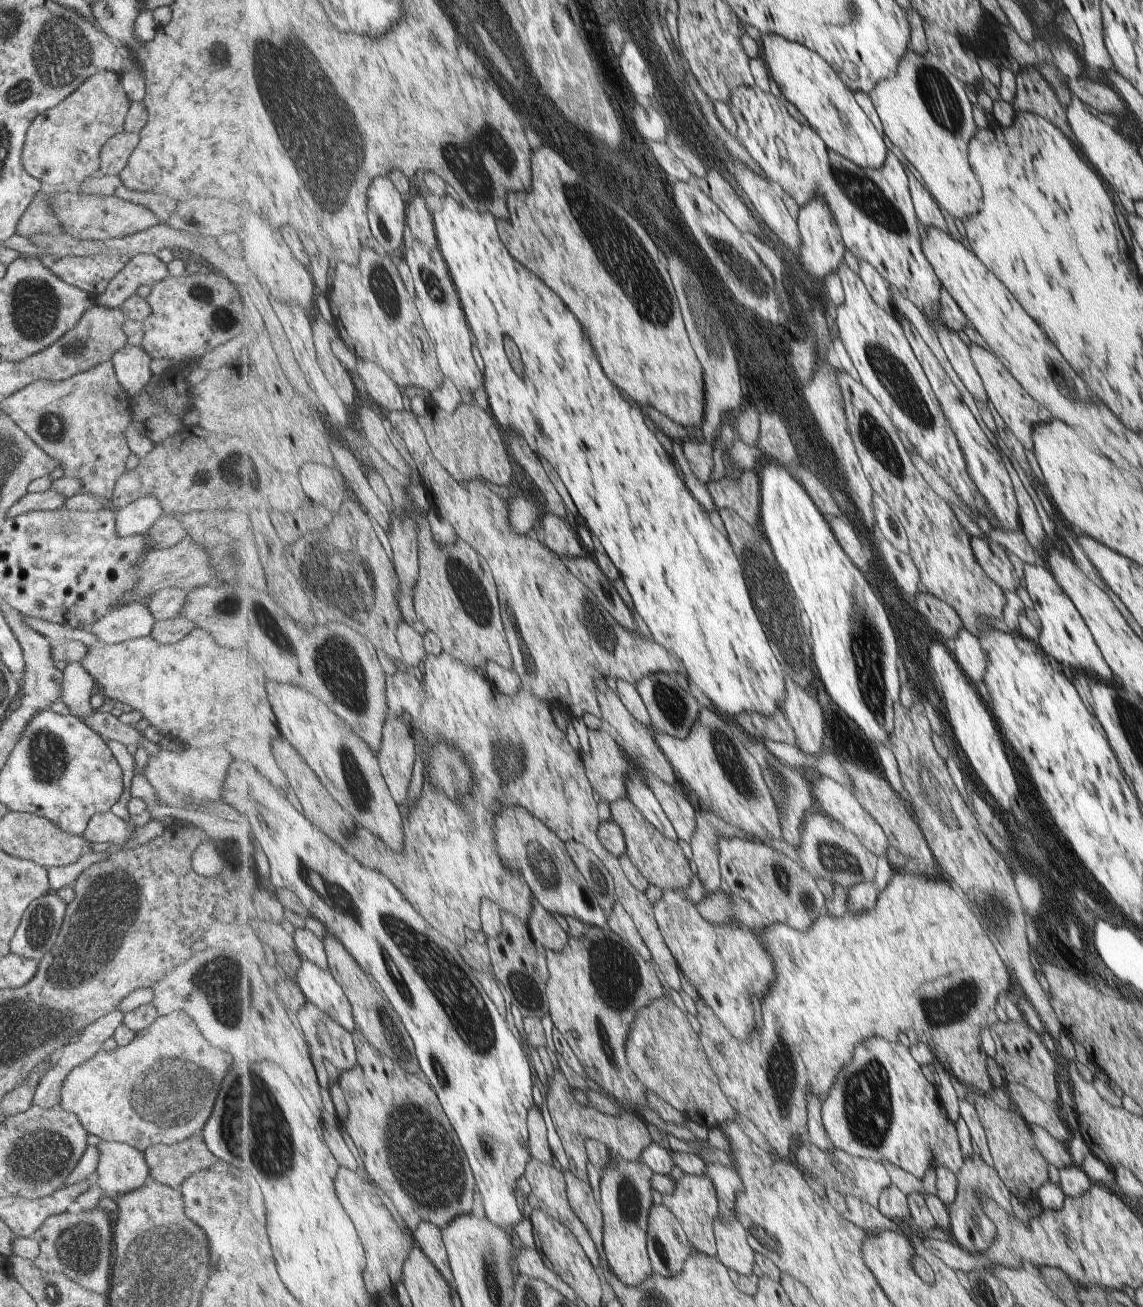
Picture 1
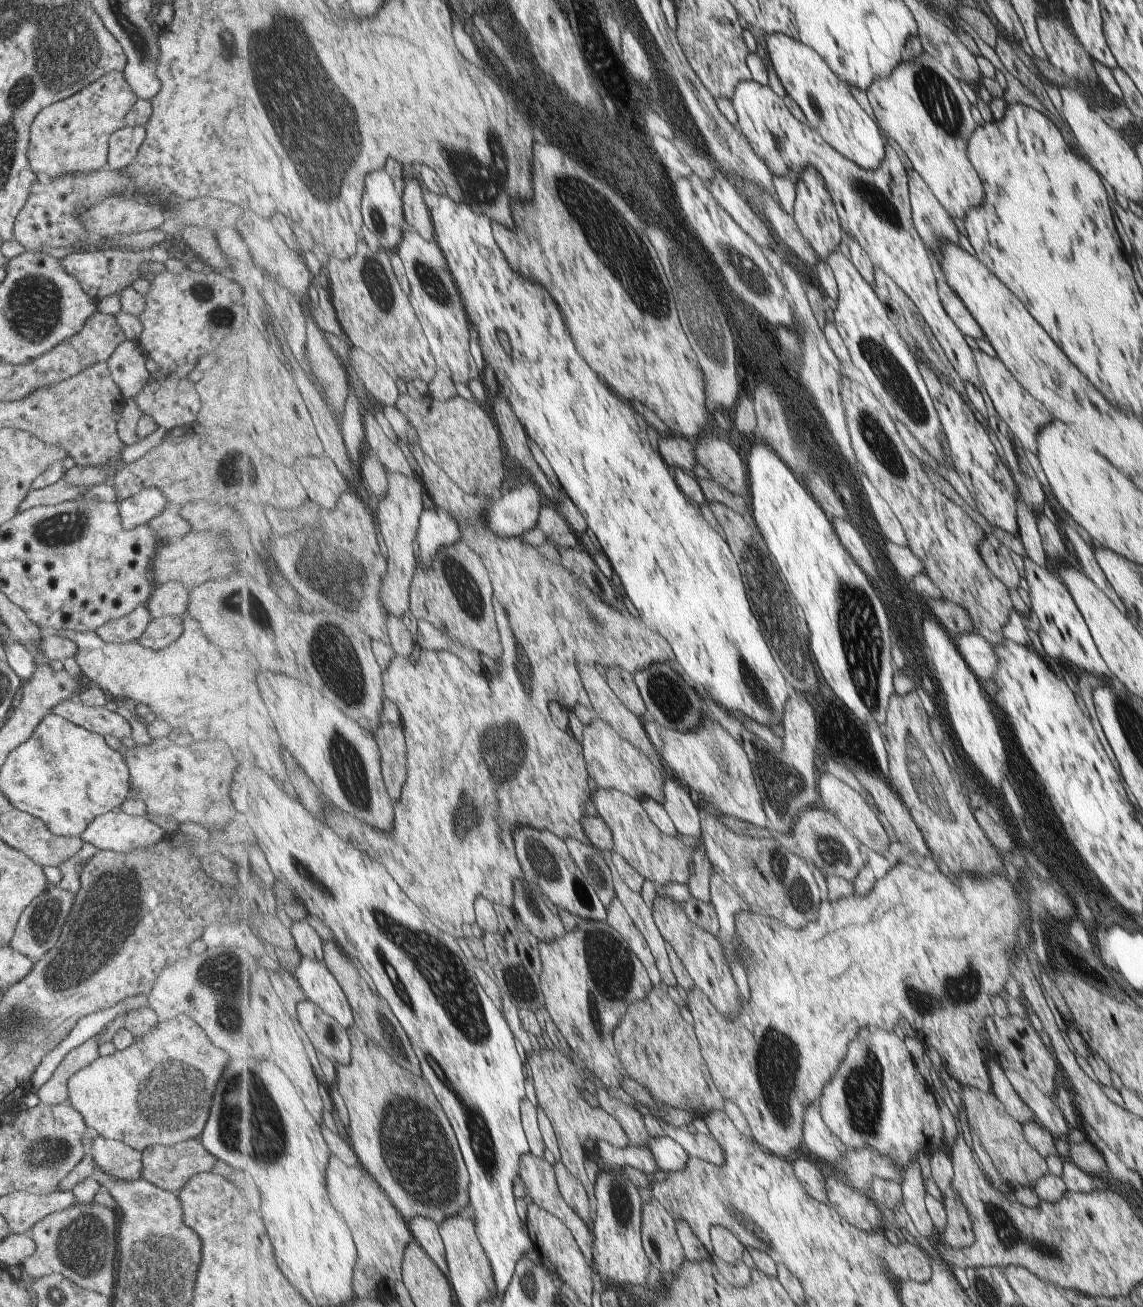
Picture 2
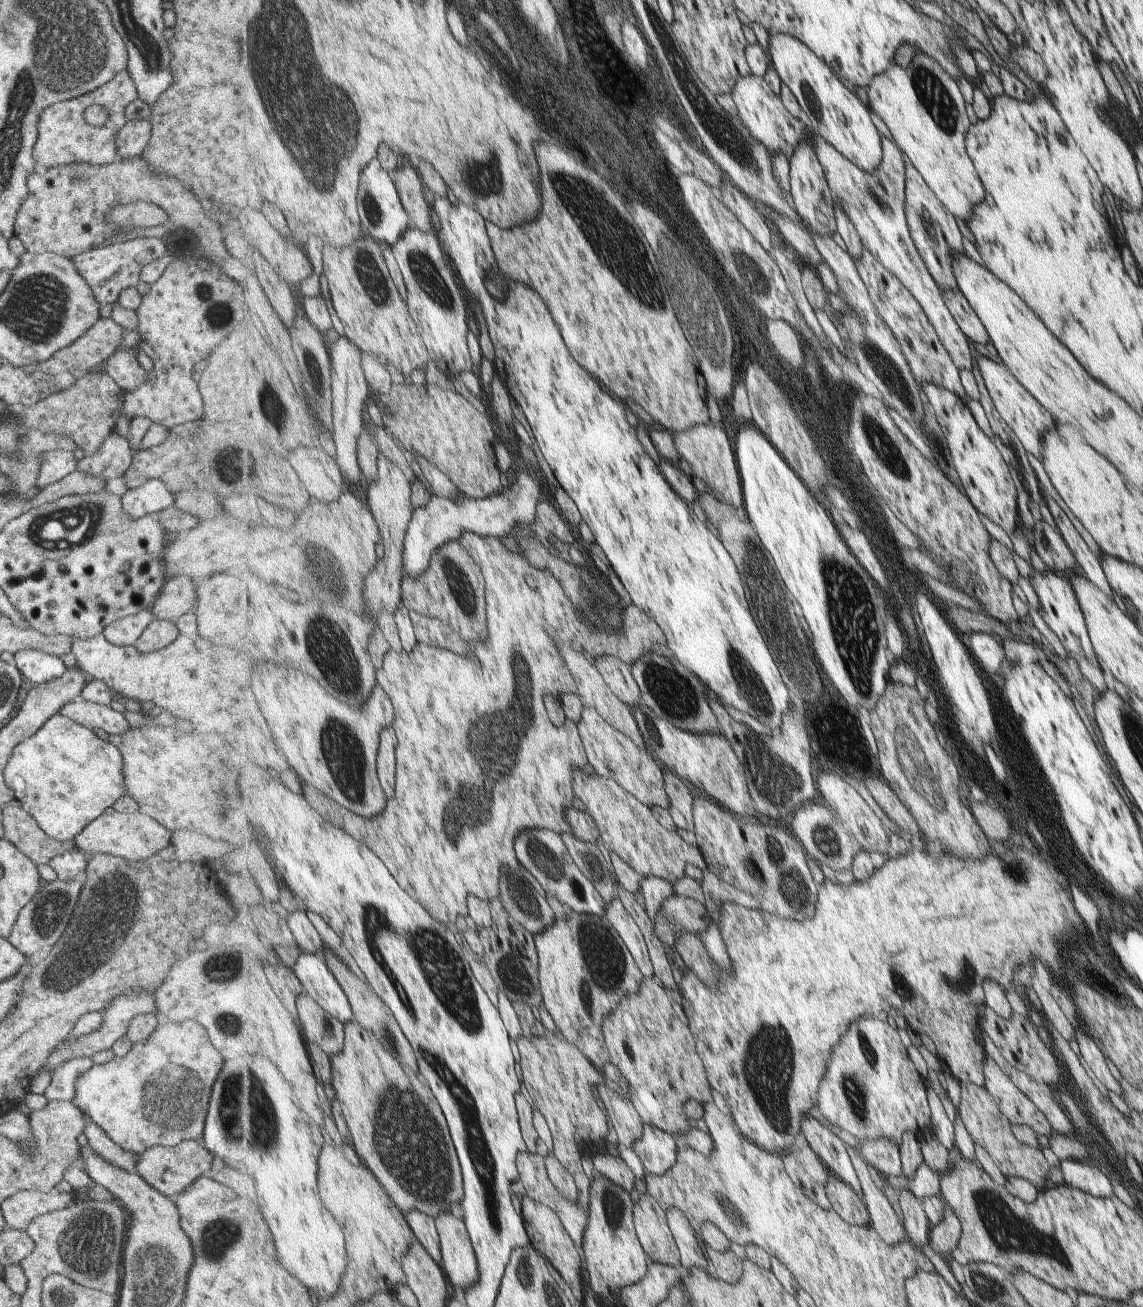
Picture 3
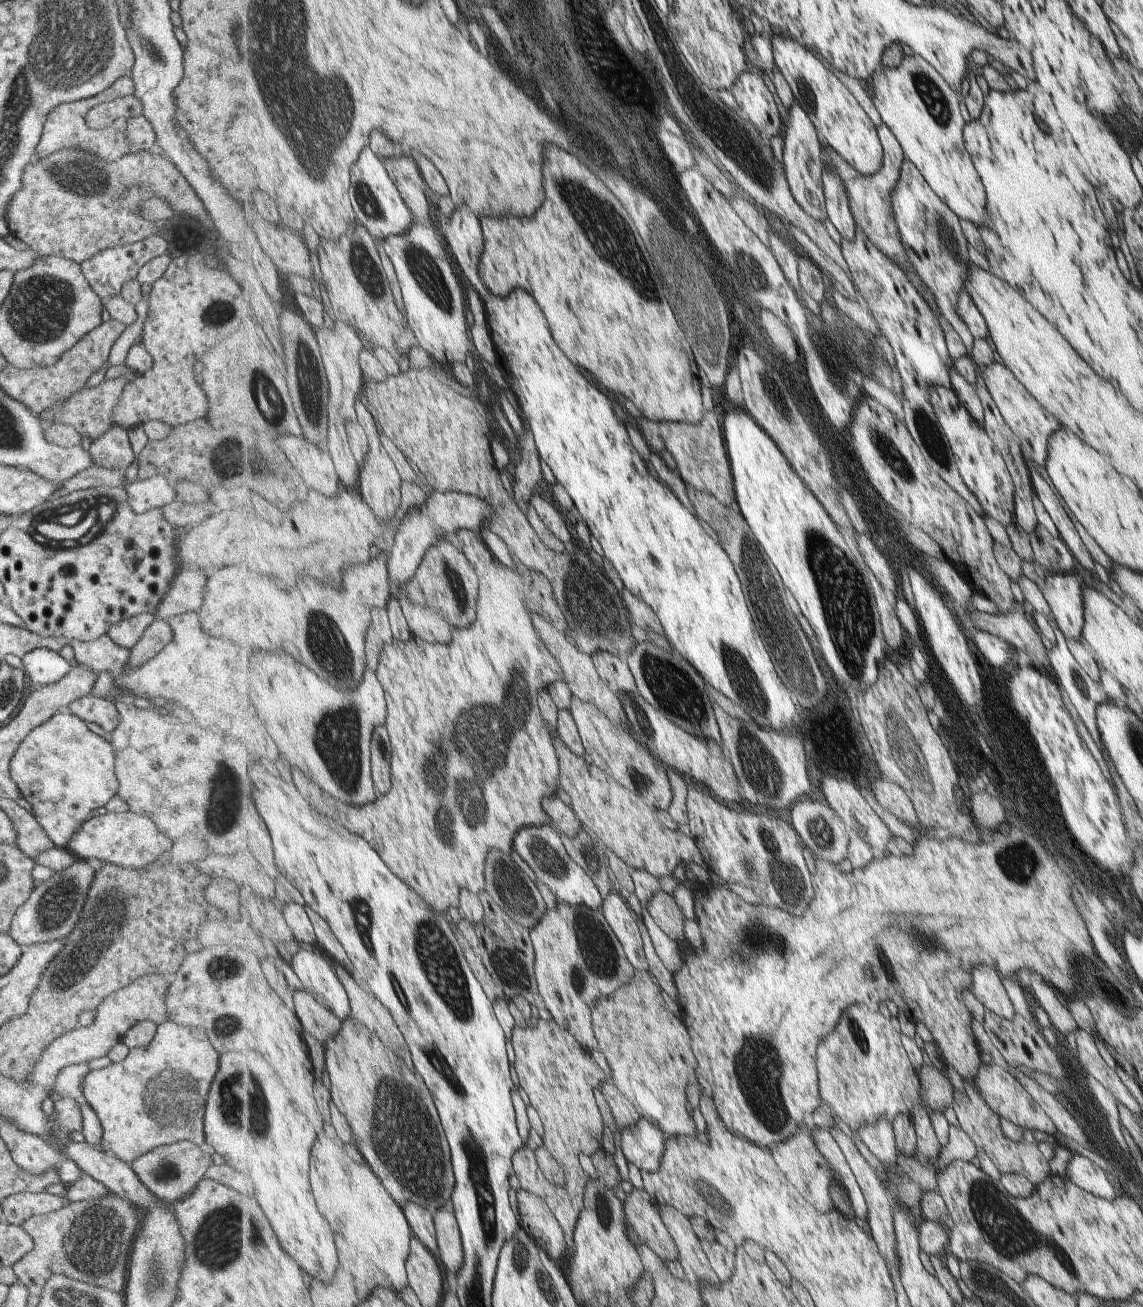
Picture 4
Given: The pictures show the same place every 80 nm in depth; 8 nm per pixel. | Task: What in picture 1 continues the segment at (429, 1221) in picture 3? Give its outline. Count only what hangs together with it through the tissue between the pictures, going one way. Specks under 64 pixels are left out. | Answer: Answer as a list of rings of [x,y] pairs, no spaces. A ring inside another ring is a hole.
[[[424,1221],[413,1233],[417,1246],[433,1261],[433,1264],[442,1272],[447,1282],[454,1282],[454,1272],[450,1266],[448,1250],[440,1229],[435,1223]]]

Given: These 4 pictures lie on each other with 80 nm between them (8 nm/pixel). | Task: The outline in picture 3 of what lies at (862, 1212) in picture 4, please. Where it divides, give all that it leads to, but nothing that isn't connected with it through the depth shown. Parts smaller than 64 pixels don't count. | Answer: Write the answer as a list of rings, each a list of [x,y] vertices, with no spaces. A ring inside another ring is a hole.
[[[815,1111],[809,1112],[802,1123],[802,1133],[810,1147],[820,1156],[832,1174],[843,1179],[863,1197],[861,1180],[859,1180],[848,1146],[823,1124]]]

